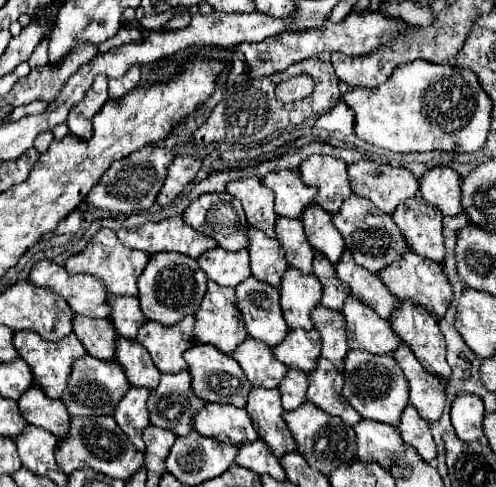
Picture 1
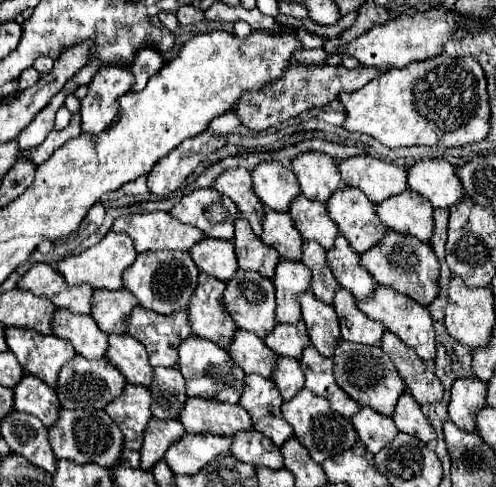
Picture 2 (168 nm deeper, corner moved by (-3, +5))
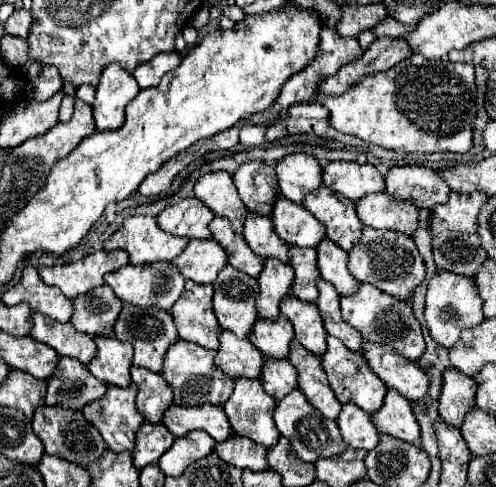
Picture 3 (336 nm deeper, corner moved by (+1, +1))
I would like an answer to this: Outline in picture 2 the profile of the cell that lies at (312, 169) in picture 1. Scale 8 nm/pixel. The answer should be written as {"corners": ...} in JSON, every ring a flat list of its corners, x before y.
{"corners":[[301,153,293,161,293,173,299,179,303,195,321,203,327,203,335,191,347,187,339,175,339,165,325,153]]}

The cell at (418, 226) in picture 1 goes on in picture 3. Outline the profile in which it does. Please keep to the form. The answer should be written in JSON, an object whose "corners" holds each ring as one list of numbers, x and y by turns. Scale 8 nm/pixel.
{"corners":[[385,191,363,195,355,209,361,223,373,229,393,229,411,237,417,227,417,207,411,201,393,199]]}

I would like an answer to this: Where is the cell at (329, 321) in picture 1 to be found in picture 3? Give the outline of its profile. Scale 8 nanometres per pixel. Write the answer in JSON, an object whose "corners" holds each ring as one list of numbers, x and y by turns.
{"corners":[[285,295,281,305,279,305,281,315,285,315,295,329,295,339,311,353,323,355,327,345,327,331,323,329,323,321,319,321,319,311,315,309,313,303,299,301,293,295]]}

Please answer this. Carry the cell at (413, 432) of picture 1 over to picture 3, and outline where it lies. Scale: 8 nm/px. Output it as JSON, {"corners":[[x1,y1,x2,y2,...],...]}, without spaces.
{"corners":[[389,389,381,409,377,413,371,413,371,423,377,433,419,445,419,425,413,415,411,403,395,389]]}

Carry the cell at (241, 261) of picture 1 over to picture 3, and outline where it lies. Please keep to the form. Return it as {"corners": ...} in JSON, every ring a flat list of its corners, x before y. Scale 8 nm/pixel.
{"corners":[[191,239,187,243,187,247,183,249,183,253,179,257,175,257,171,263,179,269,179,273,185,279,193,279,195,283,213,283,217,273,227,263,227,253,223,253,223,247,215,245,215,241,211,241,211,239]]}

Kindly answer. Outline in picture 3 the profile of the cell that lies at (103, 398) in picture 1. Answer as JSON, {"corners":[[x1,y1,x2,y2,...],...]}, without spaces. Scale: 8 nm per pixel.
{"corners":[[59,357,55,373,47,379,45,405,59,405,65,409,79,409,103,397,107,385,95,379,83,363,71,357]]}

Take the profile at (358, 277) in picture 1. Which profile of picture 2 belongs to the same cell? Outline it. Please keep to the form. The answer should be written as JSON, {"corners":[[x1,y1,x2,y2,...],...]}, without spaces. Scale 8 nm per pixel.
{"corners":[[337,237,333,249,327,251,327,263,341,287,349,289,357,301,371,299,375,293,375,281,367,269,359,267,359,255,349,247,347,239]]}

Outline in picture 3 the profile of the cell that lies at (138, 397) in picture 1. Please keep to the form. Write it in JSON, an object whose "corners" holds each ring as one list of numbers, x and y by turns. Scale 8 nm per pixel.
{"corners":[[131,383,127,387,107,385,107,393,101,399,83,405,81,413,93,427,97,427,97,431,101,433,103,441,107,443,107,447,111,451,123,453,123,451,131,451,135,447,135,429,139,429,139,425,143,423,143,417,135,409,135,383]]}

